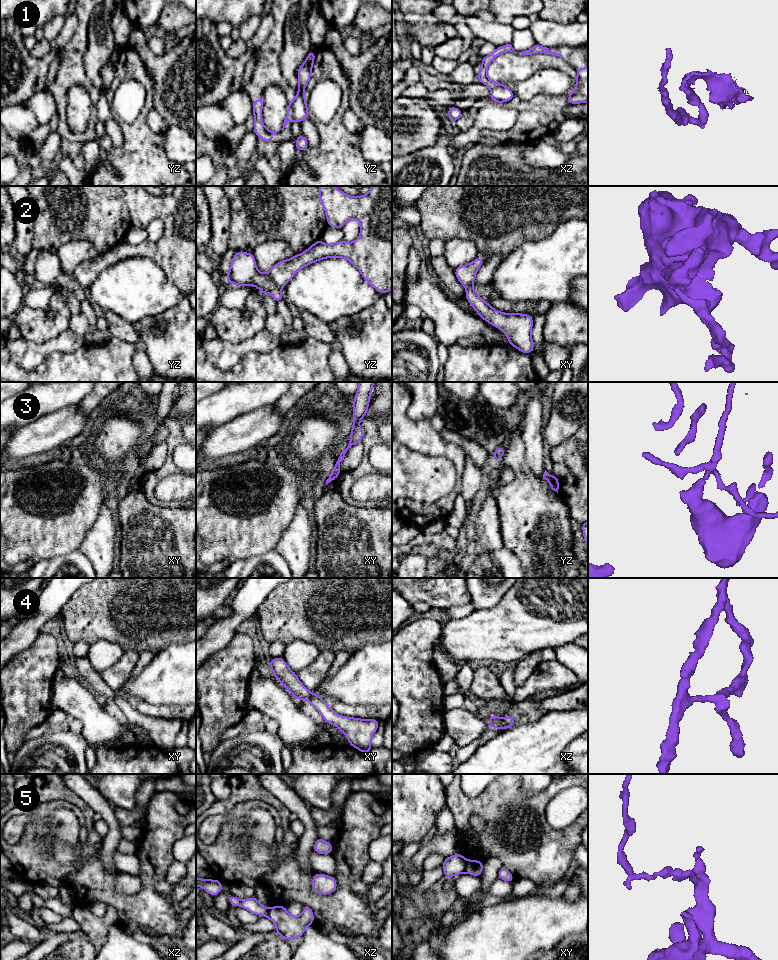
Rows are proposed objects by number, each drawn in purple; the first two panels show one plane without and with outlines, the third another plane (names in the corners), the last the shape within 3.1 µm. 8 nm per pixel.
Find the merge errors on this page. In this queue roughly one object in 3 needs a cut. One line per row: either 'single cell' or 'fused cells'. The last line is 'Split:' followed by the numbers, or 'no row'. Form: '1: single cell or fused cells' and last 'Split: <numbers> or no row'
1: fused cells
2: single cell
3: fused cells
4: fused cells
5: fused cells
Split: 1, 3, 4, 5

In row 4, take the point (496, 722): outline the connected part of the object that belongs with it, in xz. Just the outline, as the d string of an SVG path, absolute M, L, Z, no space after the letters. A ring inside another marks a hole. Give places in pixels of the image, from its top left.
M490 716L487 721L490 724L490 726L492 726L495 729L507 729L508 728L506 723L503 721L503 718L499 716Z

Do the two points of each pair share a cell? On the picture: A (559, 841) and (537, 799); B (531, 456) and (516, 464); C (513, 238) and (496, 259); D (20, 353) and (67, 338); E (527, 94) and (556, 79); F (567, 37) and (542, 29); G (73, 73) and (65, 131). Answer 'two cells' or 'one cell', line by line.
A: one cell
B: two cells
C: two cells
D: one cell
E: one cell
F: one cell
G: one cell

